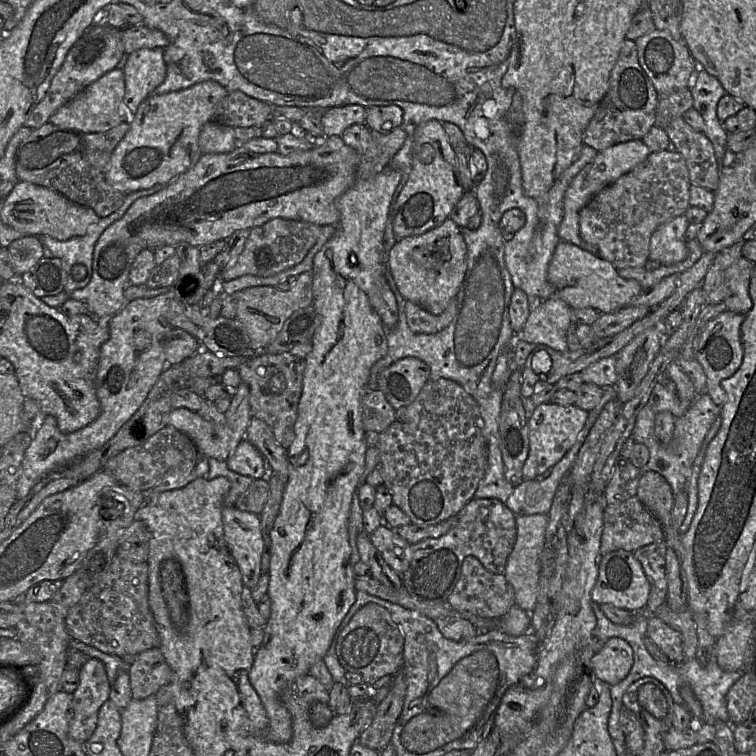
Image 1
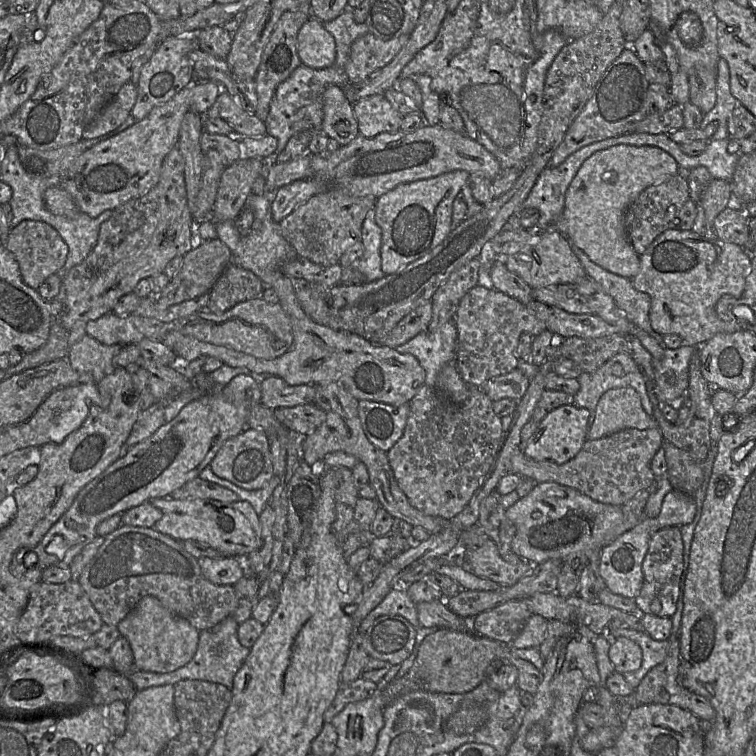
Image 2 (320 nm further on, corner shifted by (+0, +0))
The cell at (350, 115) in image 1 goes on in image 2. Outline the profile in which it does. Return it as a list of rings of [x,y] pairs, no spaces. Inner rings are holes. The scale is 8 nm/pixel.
[[[374,94],[352,105],[358,124],[358,132],[365,138],[380,133],[400,130],[403,116],[391,105],[384,94]]]

